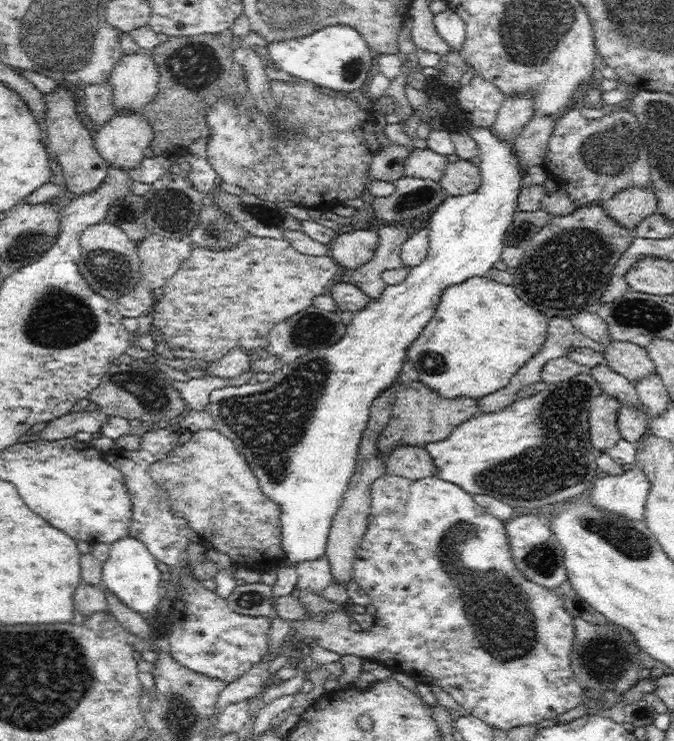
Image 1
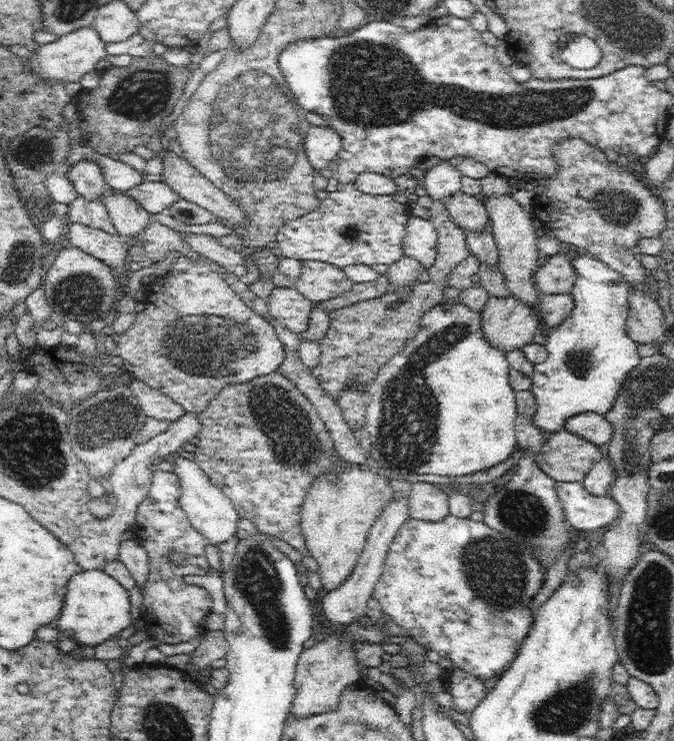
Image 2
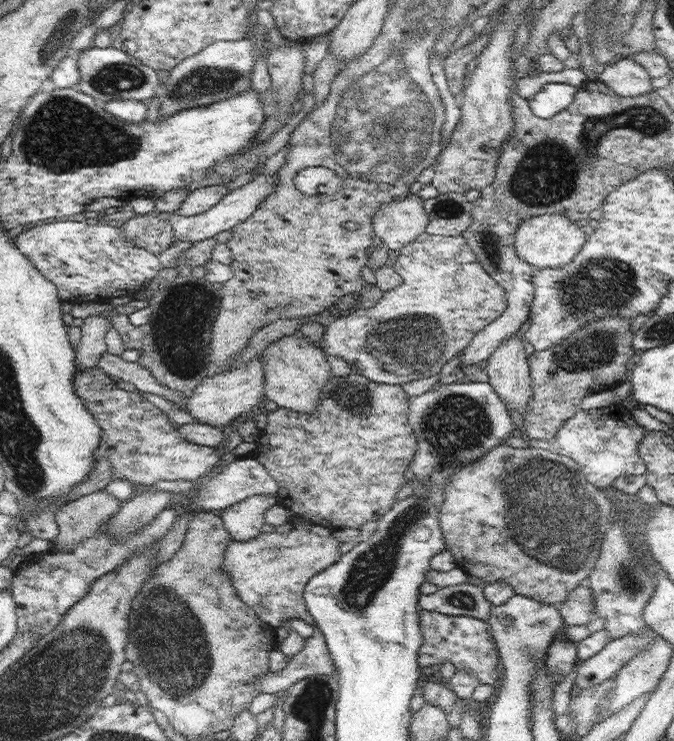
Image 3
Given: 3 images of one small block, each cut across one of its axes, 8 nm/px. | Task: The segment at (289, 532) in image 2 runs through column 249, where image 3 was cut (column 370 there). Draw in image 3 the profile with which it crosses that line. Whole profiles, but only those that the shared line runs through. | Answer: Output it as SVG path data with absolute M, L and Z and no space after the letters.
M352 372L348 376L331 376L326 381L322 390L320 406L312 414L302 414L302 412L294 412L294 410L282 407L278 407L275 411L266 412L267 425L256 440L257 446L251 455L259 464L262 464L262 467L278 484L277 504L288 508L296 517L304 519L310 524L318 524L332 530L344 527L360 529L368 520L382 518L393 508L396 495L408 485L408 480L404 474L410 470L414 455L417 452L416 436L413 434L412 425L406 420L408 406L410 406L408 400L409 397L402 390L402 385L372 382L366 376Z

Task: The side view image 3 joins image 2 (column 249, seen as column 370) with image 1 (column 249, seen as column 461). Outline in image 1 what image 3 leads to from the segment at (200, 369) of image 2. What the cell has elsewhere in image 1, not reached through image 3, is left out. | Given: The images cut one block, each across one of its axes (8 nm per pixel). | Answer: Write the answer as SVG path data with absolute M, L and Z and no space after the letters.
M250 235L248 238L244 238L244 240L235 244L233 247L225 249L210 249L191 242L189 257L182 263L182 266L178 268L168 280L166 280L166 284L162 287L162 296L157 299L155 306L150 311L153 316L153 326L157 326L158 330L160 330L162 338L164 338L167 345L171 348L174 358L180 358L180 360L186 360L186 358L189 358L196 360L197 362L213 363L220 360L223 356L226 356L228 352L236 350L236 348L243 348L246 352L257 350L257 352L264 354L268 348L268 334L272 331L272 328L274 328L279 322L294 316L297 312L306 310L306 308L312 305L312 299L315 296L324 294L324 288L326 288L328 282L335 277L340 276L345 276L343 269L332 257L329 255L312 256L302 254L285 239L270 239Z

